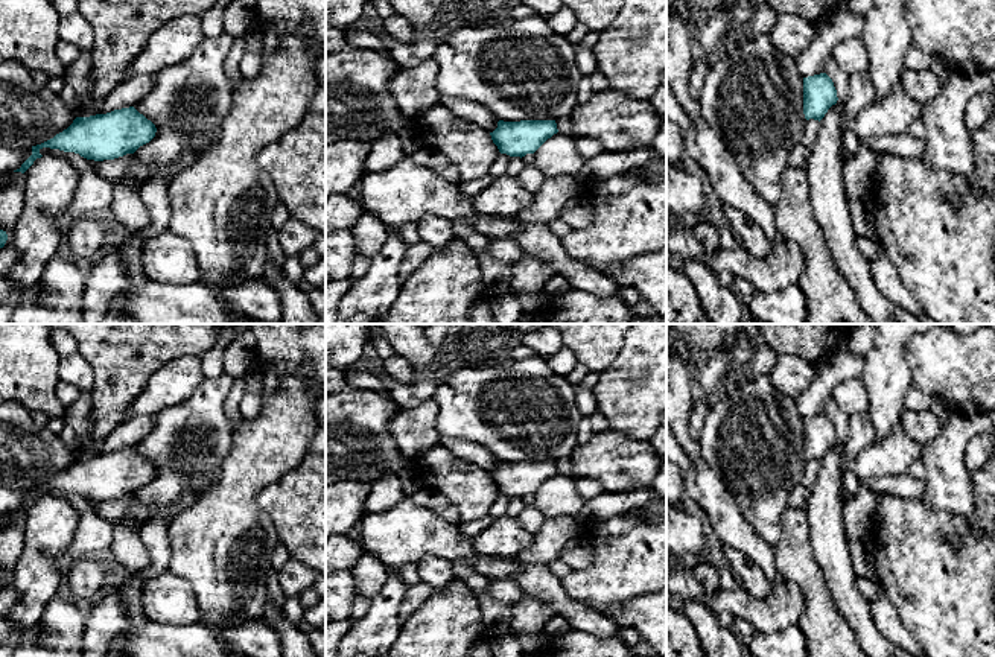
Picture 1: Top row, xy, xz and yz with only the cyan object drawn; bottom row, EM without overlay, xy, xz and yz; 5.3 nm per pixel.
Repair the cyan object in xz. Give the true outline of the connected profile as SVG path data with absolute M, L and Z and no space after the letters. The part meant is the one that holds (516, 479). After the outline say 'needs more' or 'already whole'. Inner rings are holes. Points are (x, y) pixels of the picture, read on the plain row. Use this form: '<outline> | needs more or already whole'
M499 461L498 468L490 476L501 494L522 499L526 494L534 494L557 473L555 461Z | already whole

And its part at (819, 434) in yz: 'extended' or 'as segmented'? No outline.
as segmented

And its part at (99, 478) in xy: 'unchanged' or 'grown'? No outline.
unchanged

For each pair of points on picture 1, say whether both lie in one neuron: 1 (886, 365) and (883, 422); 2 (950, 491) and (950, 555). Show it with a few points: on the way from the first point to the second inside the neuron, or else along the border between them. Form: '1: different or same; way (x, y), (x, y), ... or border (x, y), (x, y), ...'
1: same; way (886, 379), (884, 408)
2: different; border (919, 499), (979, 526)

